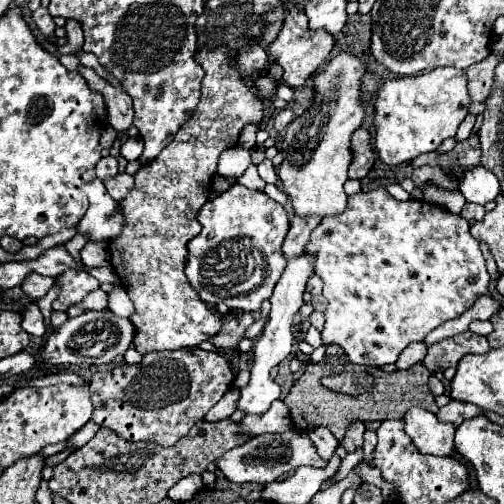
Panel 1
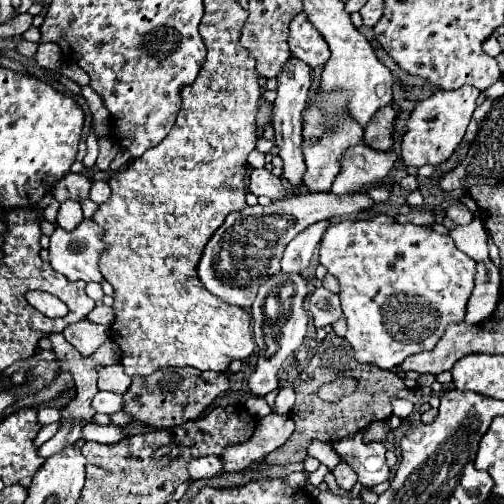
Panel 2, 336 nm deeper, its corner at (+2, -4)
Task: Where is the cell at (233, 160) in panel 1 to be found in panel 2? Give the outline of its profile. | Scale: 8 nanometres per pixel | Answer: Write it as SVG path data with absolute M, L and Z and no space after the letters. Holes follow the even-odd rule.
M267 168L251 170L251 174L249 174L249 192L253 192L255 196L269 196L273 202L283 200L283 198L289 196L281 178L273 176Z

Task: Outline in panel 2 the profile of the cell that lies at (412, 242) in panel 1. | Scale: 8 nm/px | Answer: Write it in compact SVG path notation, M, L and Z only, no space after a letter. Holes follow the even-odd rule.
M381 214L369 220L345 220L333 224L319 244L319 264L339 280L341 308L347 318L345 340L361 364L375 364L393 370L407 356L431 350L443 336L447 324L465 318L467 300L475 286L475 260L461 252L449 234L439 234L427 226L399 224L395 218Z

